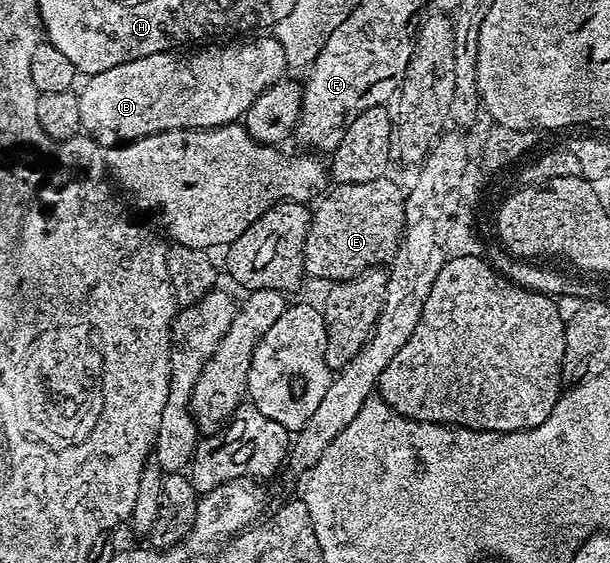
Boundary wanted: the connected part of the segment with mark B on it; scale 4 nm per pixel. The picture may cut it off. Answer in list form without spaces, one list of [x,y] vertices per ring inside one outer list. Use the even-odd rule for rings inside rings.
[[[235,41],[230,45],[219,45],[216,51],[203,51],[200,55],[195,55],[192,59],[178,59],[178,54],[164,53],[161,55],[150,55],[149,57],[141,57],[134,59],[128,63],[117,65],[113,69],[109,69],[105,73],[101,73],[87,83],[83,87],[83,92],[78,92],[77,98],[79,108],[81,109],[81,121],[83,122],[83,130],[94,142],[100,147],[106,149],[109,147],[117,147],[126,145],[136,139],[144,139],[147,135],[162,135],[164,131],[186,131],[188,129],[214,129],[216,127],[226,127],[234,124],[236,121],[242,120],[247,111],[257,101],[260,95],[276,82],[275,70],[279,67],[279,62],[285,59],[285,52],[282,46],[271,43],[243,43],[247,41]]]

